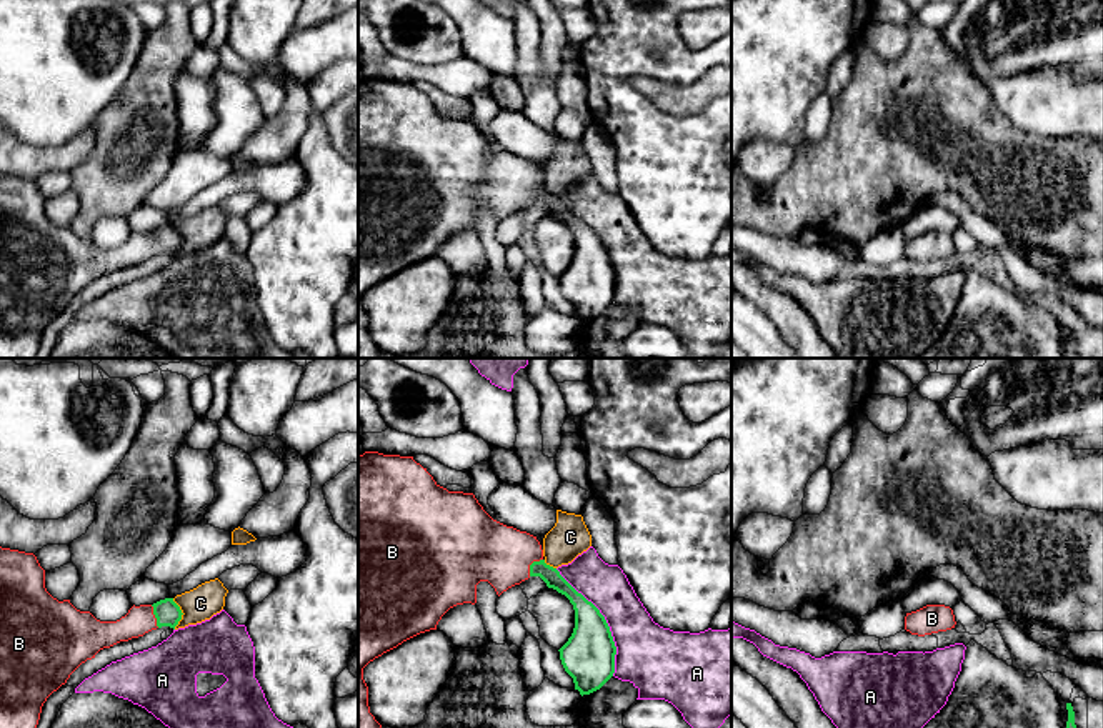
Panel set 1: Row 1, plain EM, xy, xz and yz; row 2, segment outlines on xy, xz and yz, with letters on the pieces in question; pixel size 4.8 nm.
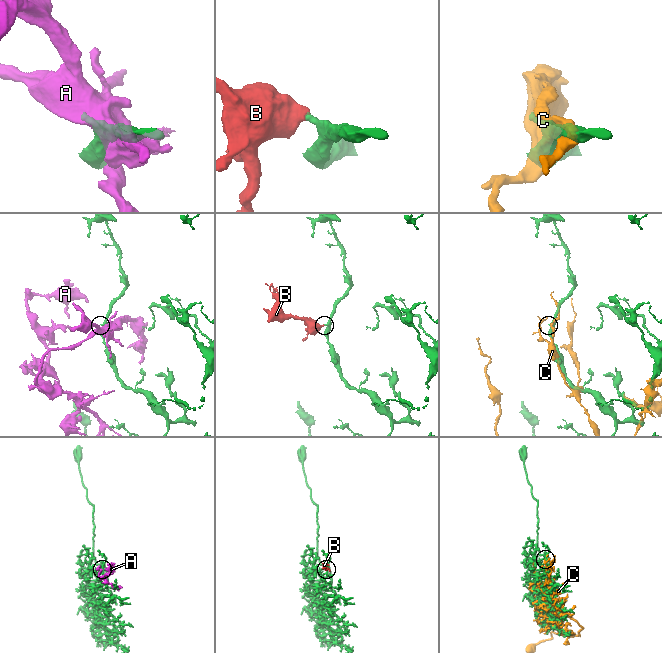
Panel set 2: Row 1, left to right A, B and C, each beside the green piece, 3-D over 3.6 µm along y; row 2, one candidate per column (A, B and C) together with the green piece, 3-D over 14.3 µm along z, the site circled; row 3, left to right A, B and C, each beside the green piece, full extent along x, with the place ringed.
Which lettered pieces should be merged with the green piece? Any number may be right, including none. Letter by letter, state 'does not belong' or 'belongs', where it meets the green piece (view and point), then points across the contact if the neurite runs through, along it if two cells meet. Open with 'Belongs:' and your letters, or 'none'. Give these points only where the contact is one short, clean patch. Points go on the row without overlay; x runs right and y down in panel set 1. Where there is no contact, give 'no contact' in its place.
Belongs: B
A: does not belong; contact xz (605, 249)
B: belongs; contact xz (530, 192); way xz (550, 202), (530, 192), (522, 184), (482, 175)
C: does not belong; contact xy (182, 240)

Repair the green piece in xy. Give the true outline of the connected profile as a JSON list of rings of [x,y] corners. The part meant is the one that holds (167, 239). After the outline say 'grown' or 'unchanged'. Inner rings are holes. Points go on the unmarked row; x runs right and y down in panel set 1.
[[[0,173],[0,358],[35,358],[47,325],[67,310],[70,302],[87,287],[120,268],[170,253],[175,257],[182,237],[173,225],[153,232],[132,233],[117,248],[100,248],[90,238],[77,237],[70,227],[58,228],[45,215],[45,197],[33,180]]]; grown

